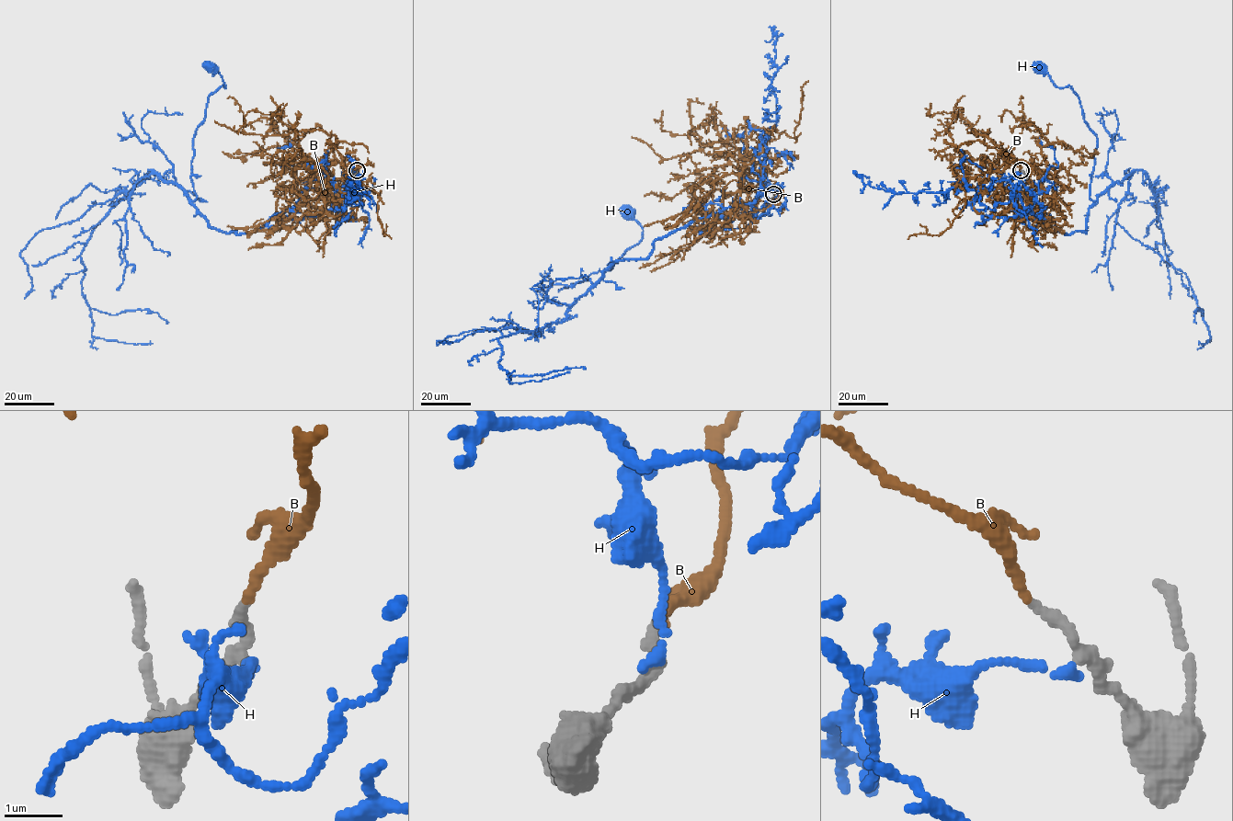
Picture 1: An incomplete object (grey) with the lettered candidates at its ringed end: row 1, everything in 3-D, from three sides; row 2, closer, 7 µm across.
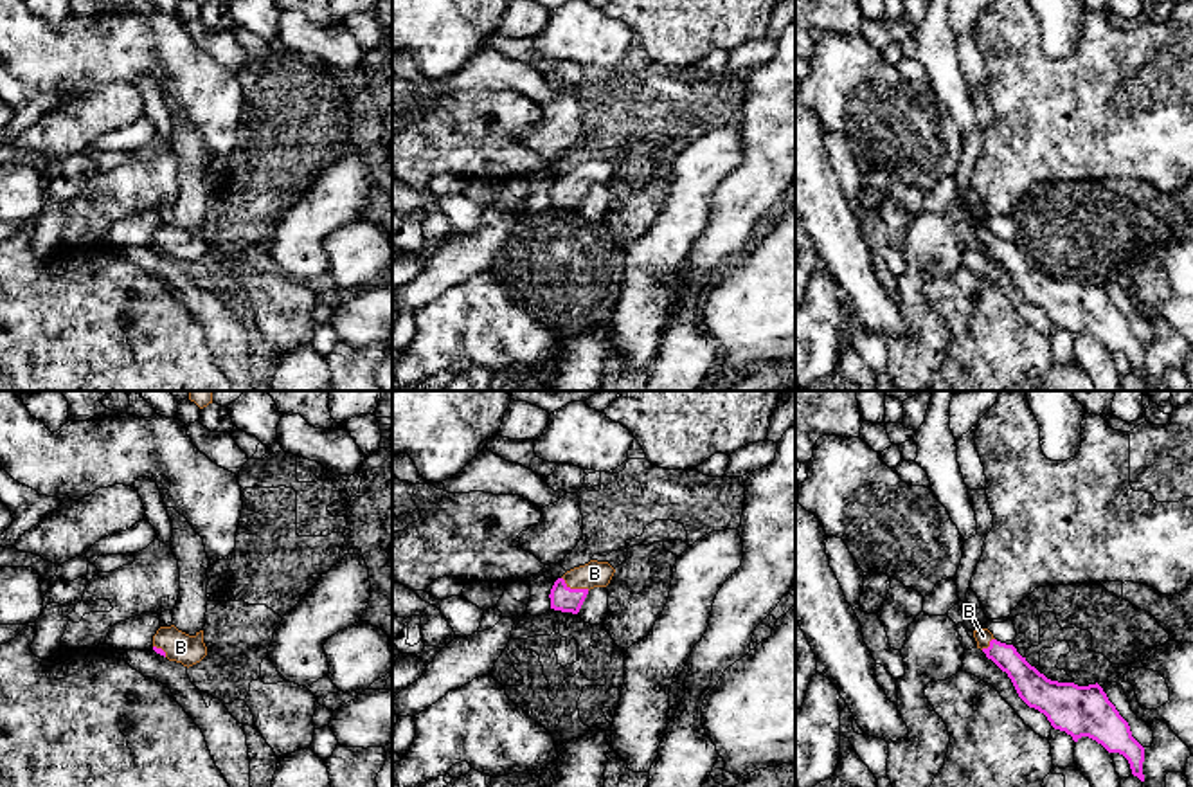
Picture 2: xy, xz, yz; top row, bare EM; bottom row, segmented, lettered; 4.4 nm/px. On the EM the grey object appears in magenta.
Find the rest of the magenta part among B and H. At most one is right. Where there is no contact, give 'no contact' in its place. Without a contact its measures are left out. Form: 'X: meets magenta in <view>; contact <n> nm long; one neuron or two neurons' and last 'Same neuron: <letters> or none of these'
B: meets magenta in xz; contact 140 nm long; one neuron
H: no contact; two neurons
Same neuron: B

